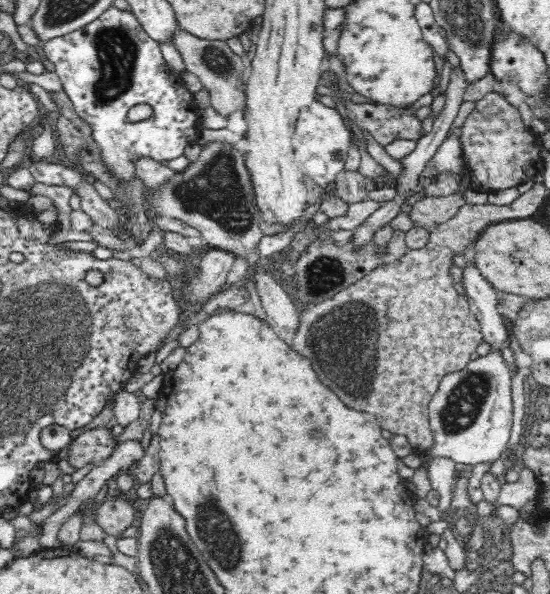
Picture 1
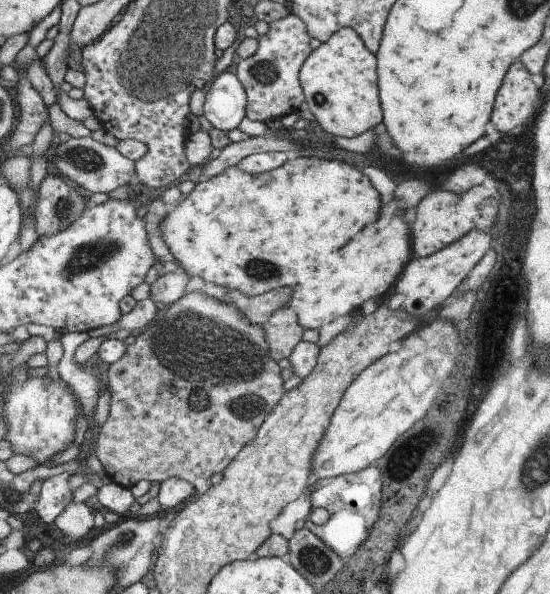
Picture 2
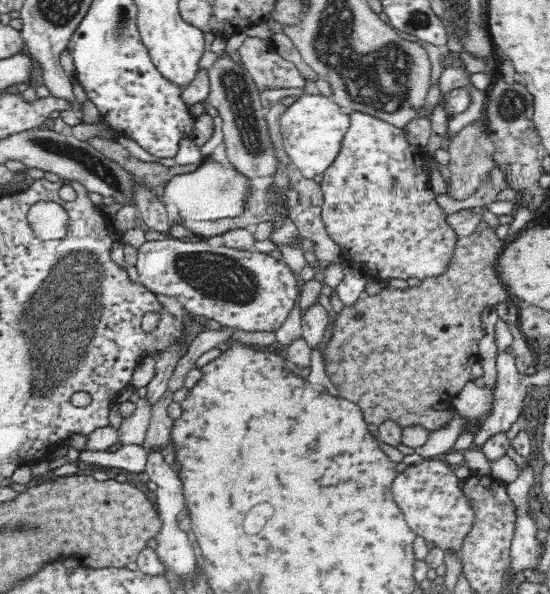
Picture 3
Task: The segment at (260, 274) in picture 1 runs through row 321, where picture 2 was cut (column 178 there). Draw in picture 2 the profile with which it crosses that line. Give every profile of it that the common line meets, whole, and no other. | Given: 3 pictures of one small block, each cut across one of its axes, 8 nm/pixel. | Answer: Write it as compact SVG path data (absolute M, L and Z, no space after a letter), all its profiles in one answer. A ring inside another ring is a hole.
M179 268L171 274L161 274L159 280L151 286L151 298L155 302L175 304L187 296L187 286L191 282L191 274L187 268Z

